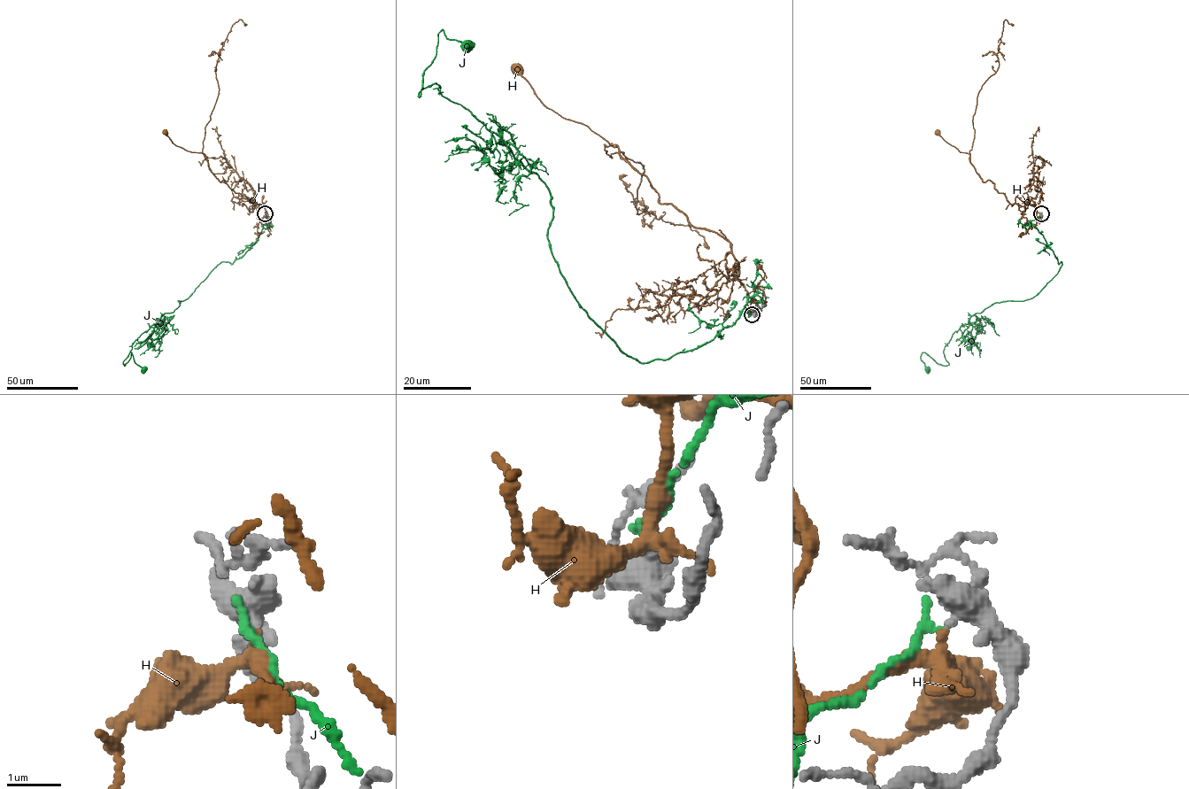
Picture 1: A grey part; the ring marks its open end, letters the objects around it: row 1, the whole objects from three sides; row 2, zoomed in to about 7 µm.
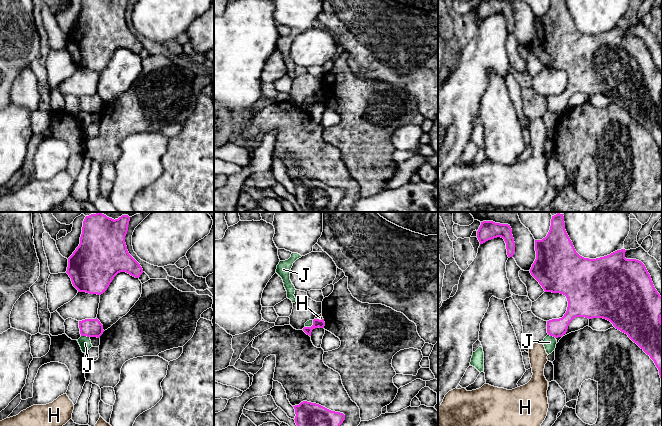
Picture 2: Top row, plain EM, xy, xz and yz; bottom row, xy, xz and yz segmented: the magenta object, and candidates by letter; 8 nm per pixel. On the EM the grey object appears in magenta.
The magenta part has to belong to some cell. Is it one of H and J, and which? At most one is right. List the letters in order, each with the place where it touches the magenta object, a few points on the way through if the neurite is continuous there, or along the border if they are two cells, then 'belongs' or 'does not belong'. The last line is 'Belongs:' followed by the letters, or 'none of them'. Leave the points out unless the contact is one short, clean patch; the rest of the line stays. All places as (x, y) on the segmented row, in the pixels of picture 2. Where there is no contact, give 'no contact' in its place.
H: meets magenta in xz at (318, 319); border along xz (315, 318), (322, 319); does not belong
J: meets magenta in xy at (85, 335); border along xy (81, 335), (89, 337); does not belong
Belongs: none of them

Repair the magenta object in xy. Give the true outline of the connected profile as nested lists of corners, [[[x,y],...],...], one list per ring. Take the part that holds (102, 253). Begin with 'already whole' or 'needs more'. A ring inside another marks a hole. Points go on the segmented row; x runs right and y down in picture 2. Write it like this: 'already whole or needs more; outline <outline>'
already whole; outline [[[101,212],[85,217],[80,244],[68,258],[66,271],[78,292],[101,295],[118,273],[126,272],[135,278],[139,278],[143,273],[142,267],[129,254],[125,243],[129,221],[128,215],[114,220]]]

